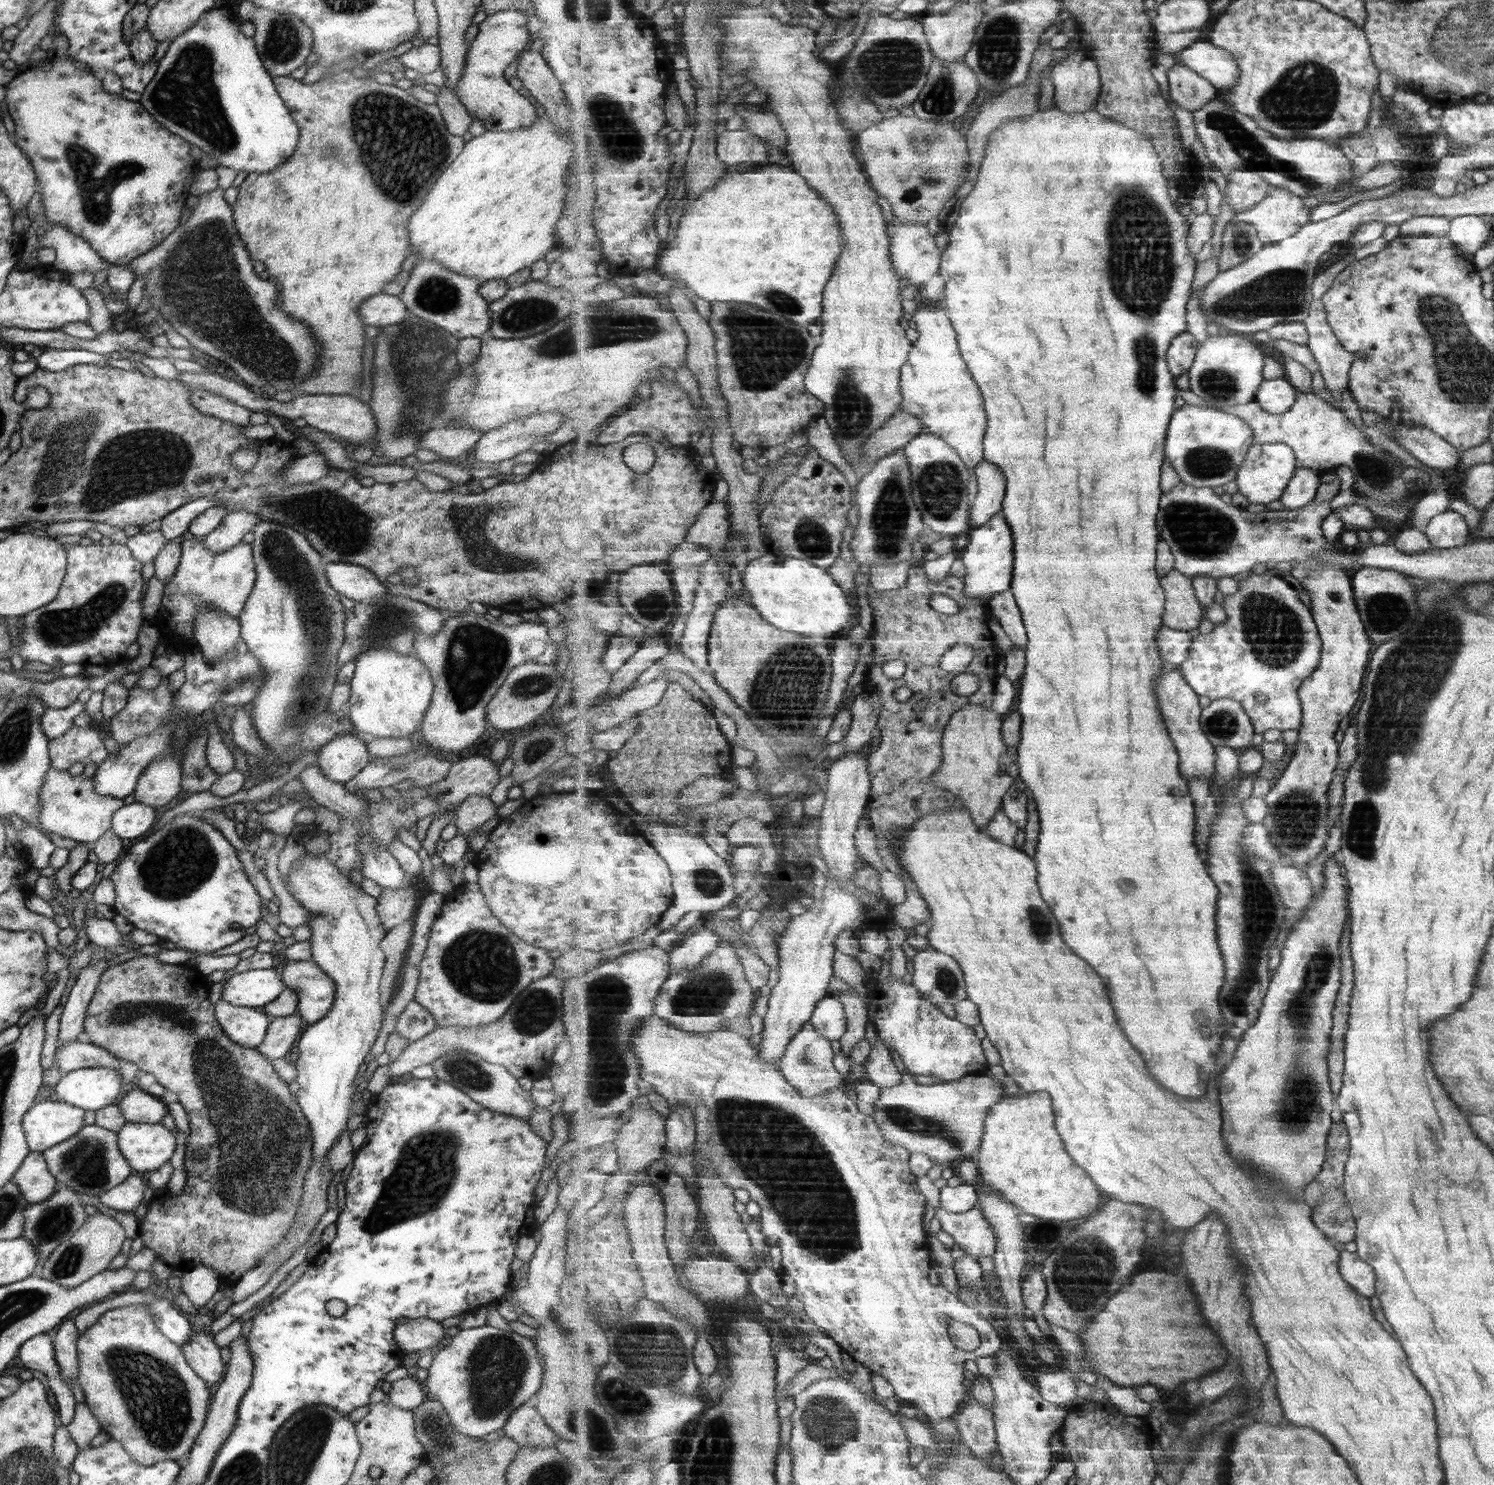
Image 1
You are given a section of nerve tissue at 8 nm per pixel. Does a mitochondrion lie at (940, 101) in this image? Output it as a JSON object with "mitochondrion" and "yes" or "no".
{"mitochondrion":"yes"}

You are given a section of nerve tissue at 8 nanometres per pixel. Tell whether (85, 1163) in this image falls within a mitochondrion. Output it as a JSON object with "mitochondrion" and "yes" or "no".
{"mitochondrion":"yes"}

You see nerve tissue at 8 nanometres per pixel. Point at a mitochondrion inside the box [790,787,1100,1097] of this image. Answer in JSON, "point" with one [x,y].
{"point":[1039,923]}

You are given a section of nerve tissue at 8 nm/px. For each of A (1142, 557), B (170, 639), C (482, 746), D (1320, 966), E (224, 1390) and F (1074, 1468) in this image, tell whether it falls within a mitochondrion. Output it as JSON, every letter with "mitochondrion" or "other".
{"A":"other","B":"other","C":"other","D":"mitochondrion","E":"other","F":"other"}

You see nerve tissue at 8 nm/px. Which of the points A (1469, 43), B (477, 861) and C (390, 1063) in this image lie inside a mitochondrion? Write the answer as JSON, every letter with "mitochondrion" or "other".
{"A":"mitochondrion","B":"other","C":"other"}

